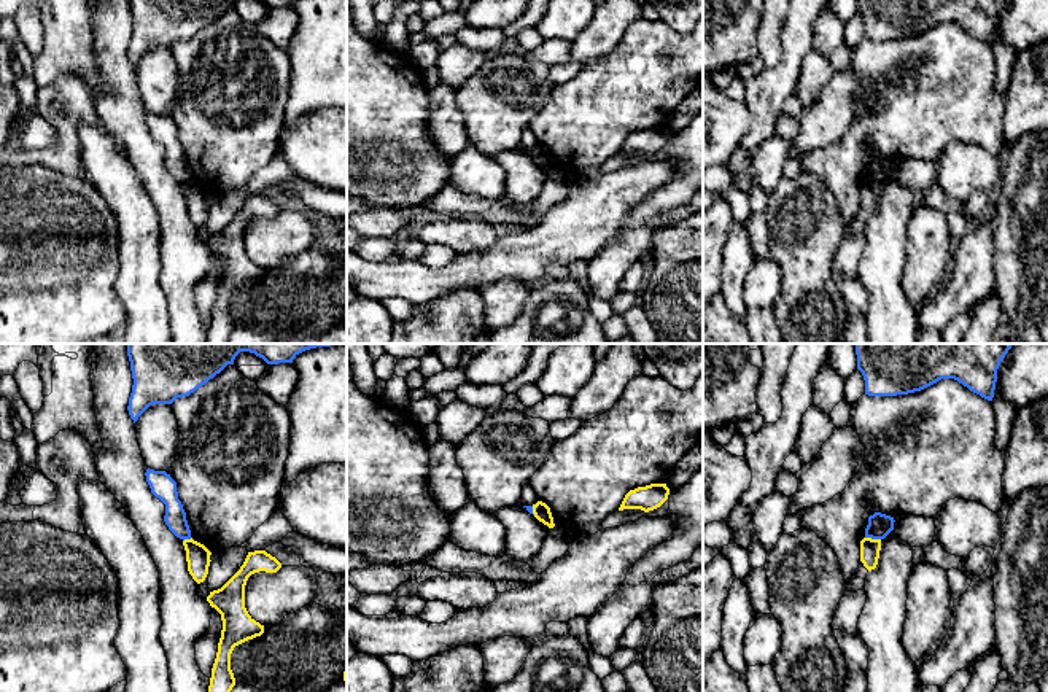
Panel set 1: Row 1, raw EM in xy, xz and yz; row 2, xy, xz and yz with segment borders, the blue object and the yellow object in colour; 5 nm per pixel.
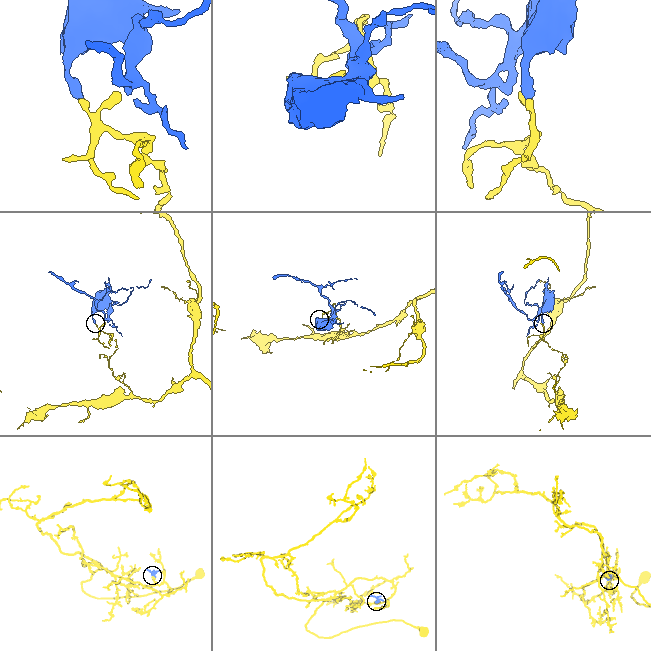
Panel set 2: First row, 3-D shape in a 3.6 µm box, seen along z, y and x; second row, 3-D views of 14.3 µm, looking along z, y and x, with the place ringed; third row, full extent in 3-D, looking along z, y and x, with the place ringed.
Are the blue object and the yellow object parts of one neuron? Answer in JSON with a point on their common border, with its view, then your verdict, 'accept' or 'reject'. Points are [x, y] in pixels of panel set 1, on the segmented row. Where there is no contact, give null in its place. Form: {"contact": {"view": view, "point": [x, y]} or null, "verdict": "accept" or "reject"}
{"contact": {"view": "yz", "point": [873, 538]}, "verdict": "reject"}

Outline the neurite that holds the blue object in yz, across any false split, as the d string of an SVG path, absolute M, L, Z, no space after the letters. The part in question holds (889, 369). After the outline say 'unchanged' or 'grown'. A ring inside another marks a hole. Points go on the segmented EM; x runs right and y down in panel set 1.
M856 344L857 369L868 396L897 396L921 391L941 379L954 379L992 401L997 369L1013 344Z | unchanged

